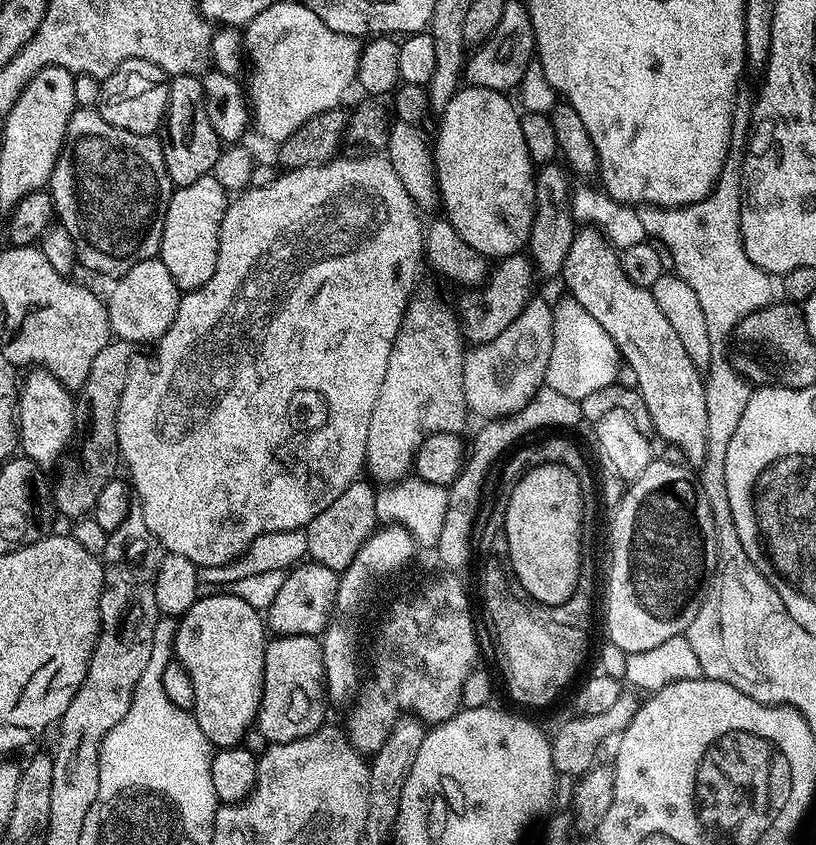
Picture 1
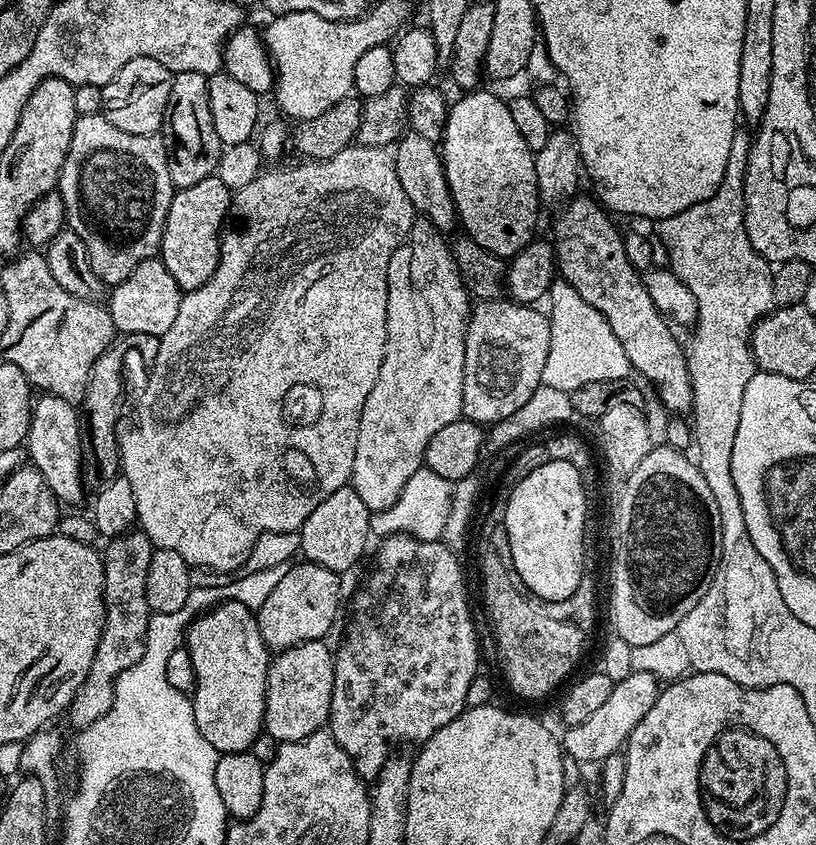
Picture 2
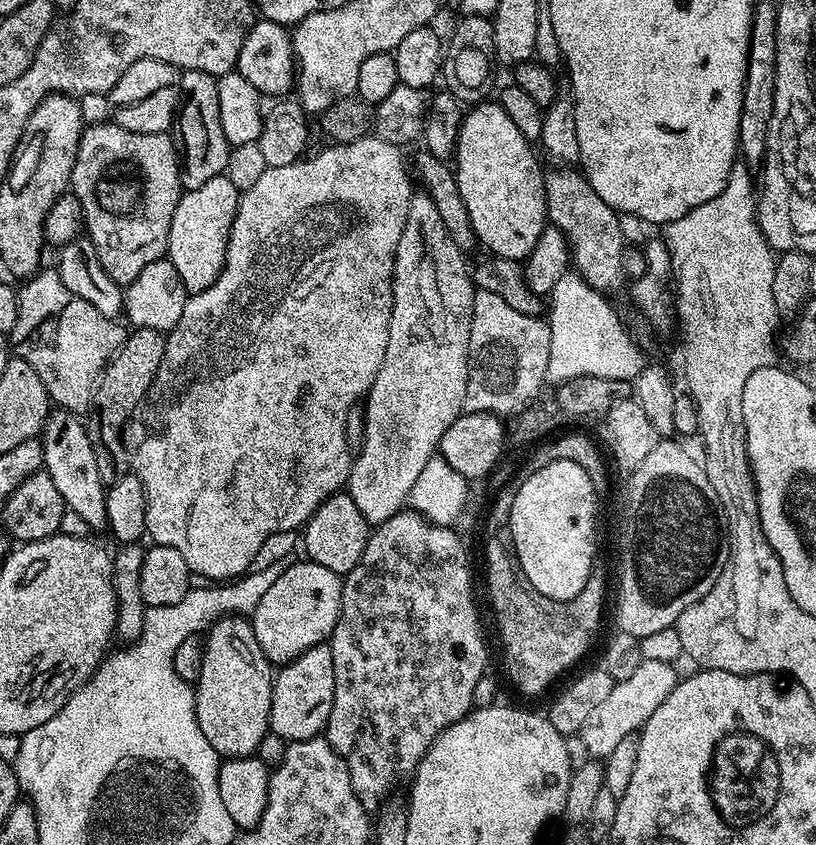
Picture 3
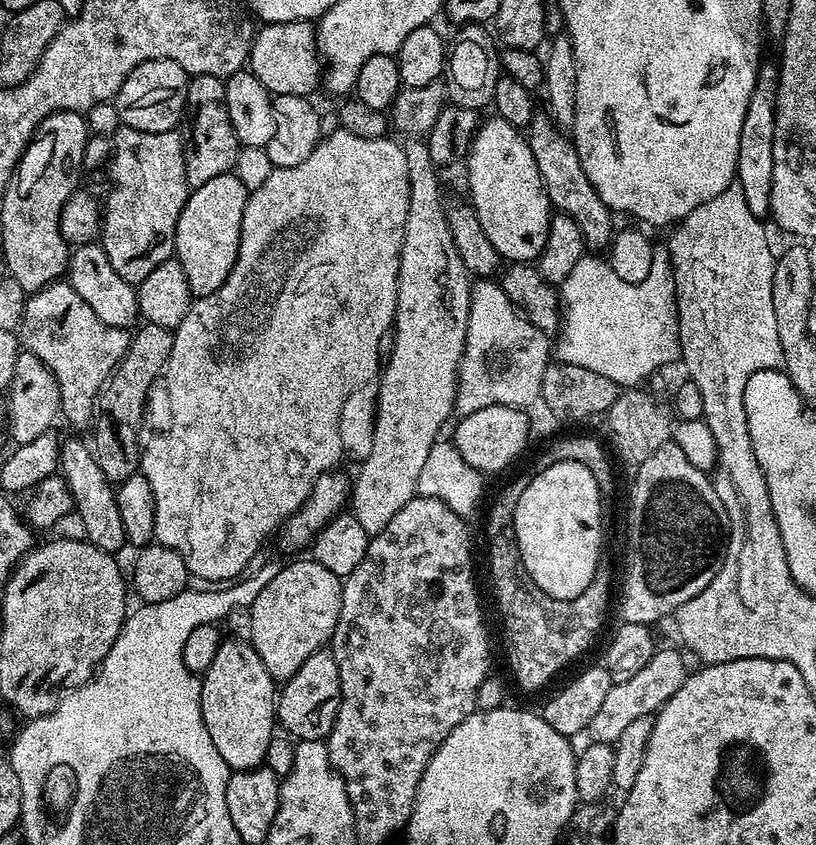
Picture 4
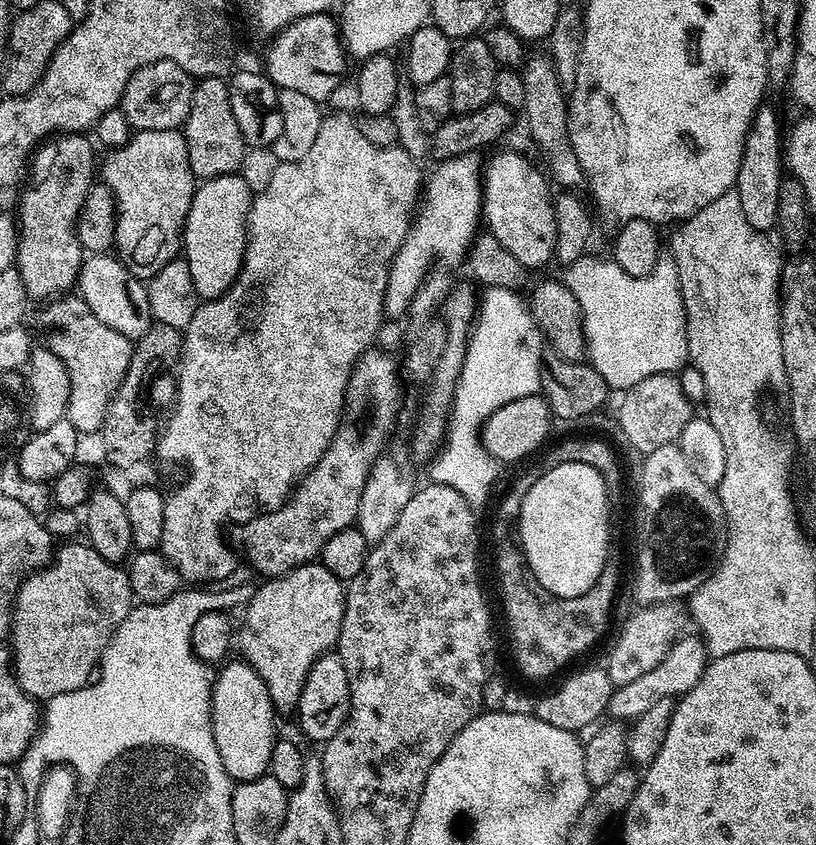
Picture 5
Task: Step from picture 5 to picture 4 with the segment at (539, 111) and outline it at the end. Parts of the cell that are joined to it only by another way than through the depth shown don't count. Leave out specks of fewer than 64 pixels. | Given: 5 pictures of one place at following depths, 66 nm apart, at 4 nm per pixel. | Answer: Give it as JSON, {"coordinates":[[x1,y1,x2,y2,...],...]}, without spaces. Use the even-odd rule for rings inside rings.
{"coordinates":[[537,114,533,118,526,129,526,139,534,154,534,162,538,162,538,174,542,174,544,189,553,209,565,212,574,218,574,222,578,222,578,230,582,230,585,245,589,249,607,249,614,237,614,213,606,206,606,202,602,202,602,198,598,198,598,190,590,186,590,178,586,178,586,170,582,170,575,143,553,124,552,117,547,114]]}

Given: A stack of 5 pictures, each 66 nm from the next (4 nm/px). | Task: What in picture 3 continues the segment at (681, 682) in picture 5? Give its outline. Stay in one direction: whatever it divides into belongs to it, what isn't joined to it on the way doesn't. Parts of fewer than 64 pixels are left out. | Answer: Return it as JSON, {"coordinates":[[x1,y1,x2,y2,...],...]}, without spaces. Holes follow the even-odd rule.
{"coordinates":[[641,659,638,670,634,670,630,678,613,683,610,695,593,710,590,718,586,718,586,726,582,726,578,734,581,746,592,755,589,757,606,758,610,750,622,742,622,738,639,733,650,714,654,714,654,710,658,710,658,706,662,706,662,702,666,702,666,698,675,690,678,675,674,668,666,661]]}

